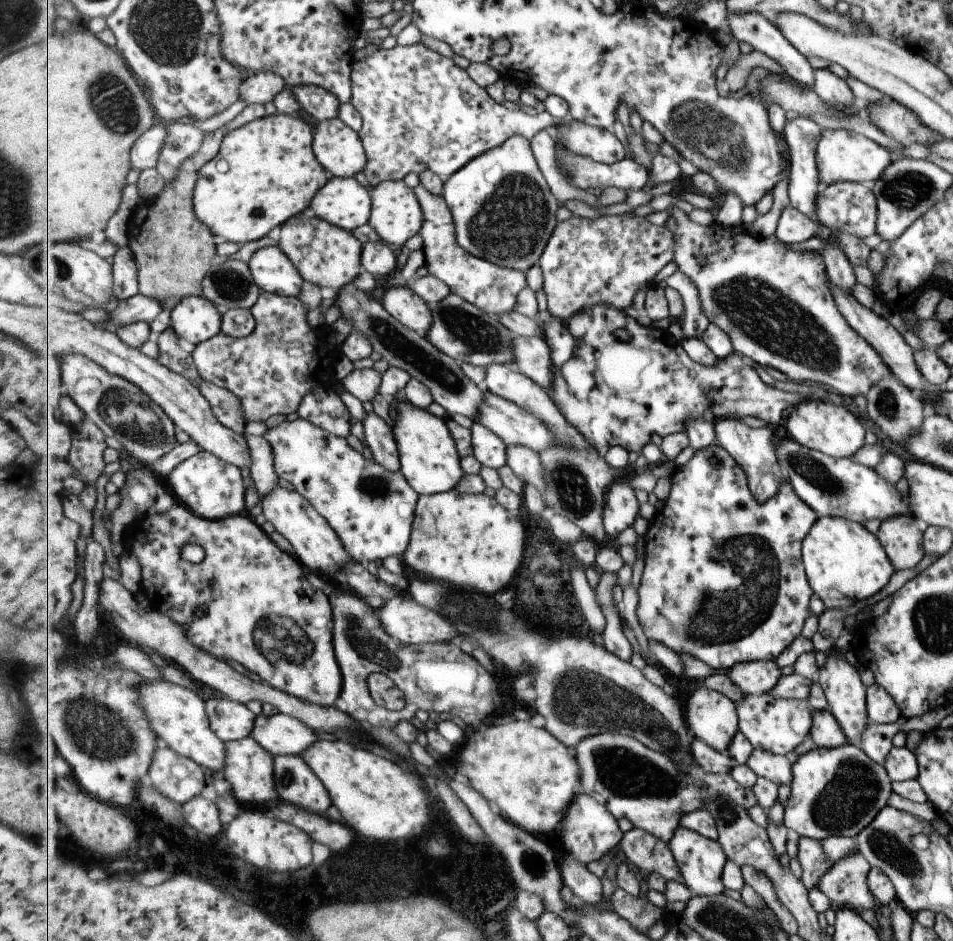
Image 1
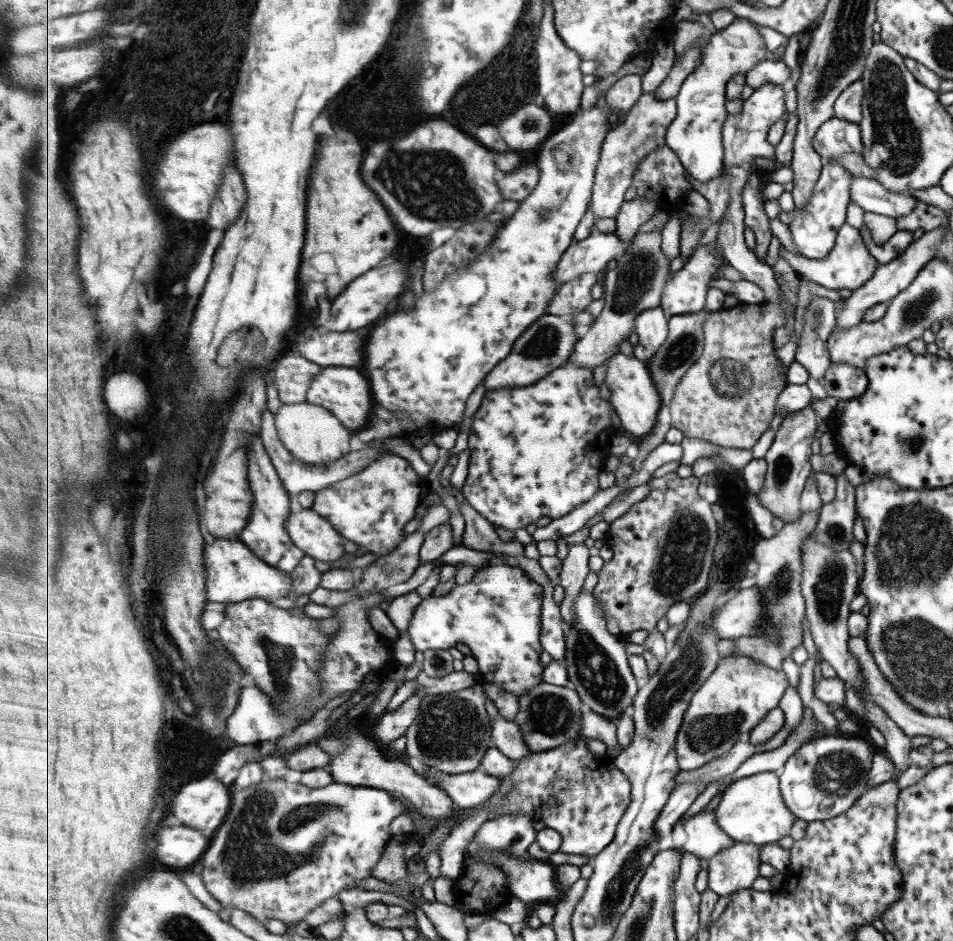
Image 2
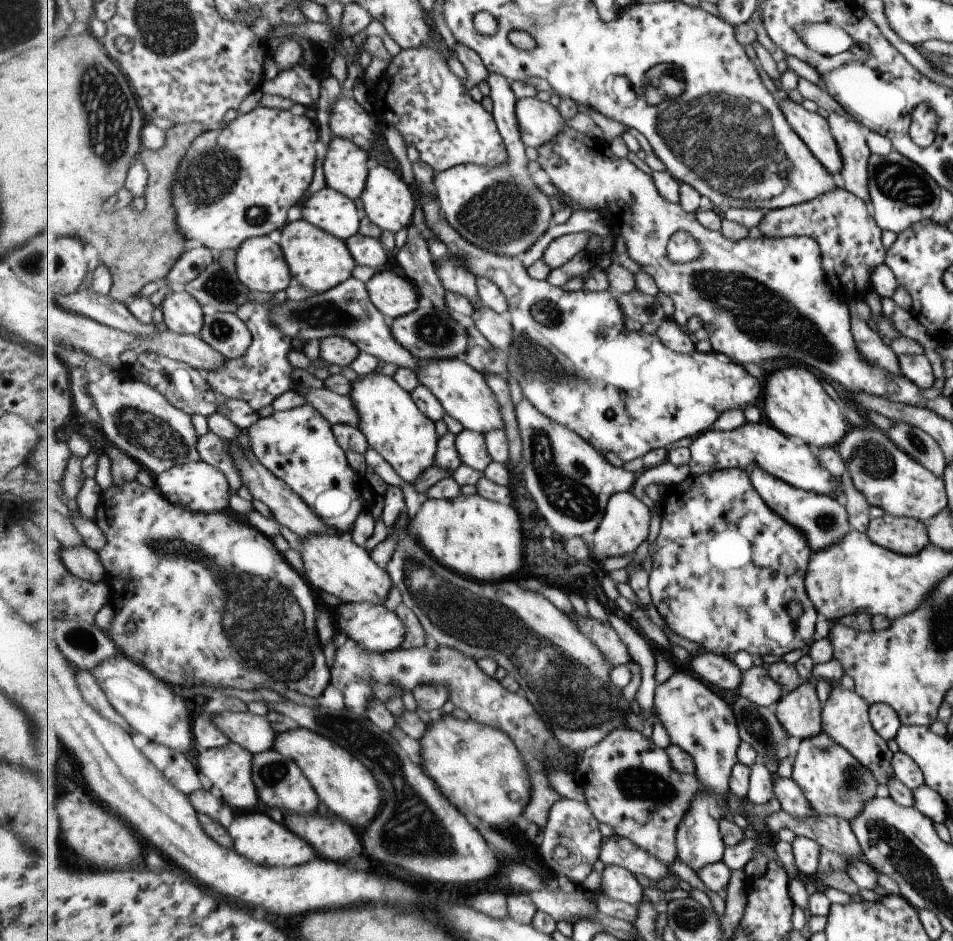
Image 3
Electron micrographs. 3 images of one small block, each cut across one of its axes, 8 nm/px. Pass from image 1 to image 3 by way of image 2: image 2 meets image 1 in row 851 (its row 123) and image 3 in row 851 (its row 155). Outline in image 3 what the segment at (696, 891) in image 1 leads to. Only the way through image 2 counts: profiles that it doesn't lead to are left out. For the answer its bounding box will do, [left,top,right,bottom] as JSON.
[654,668,742,874]

